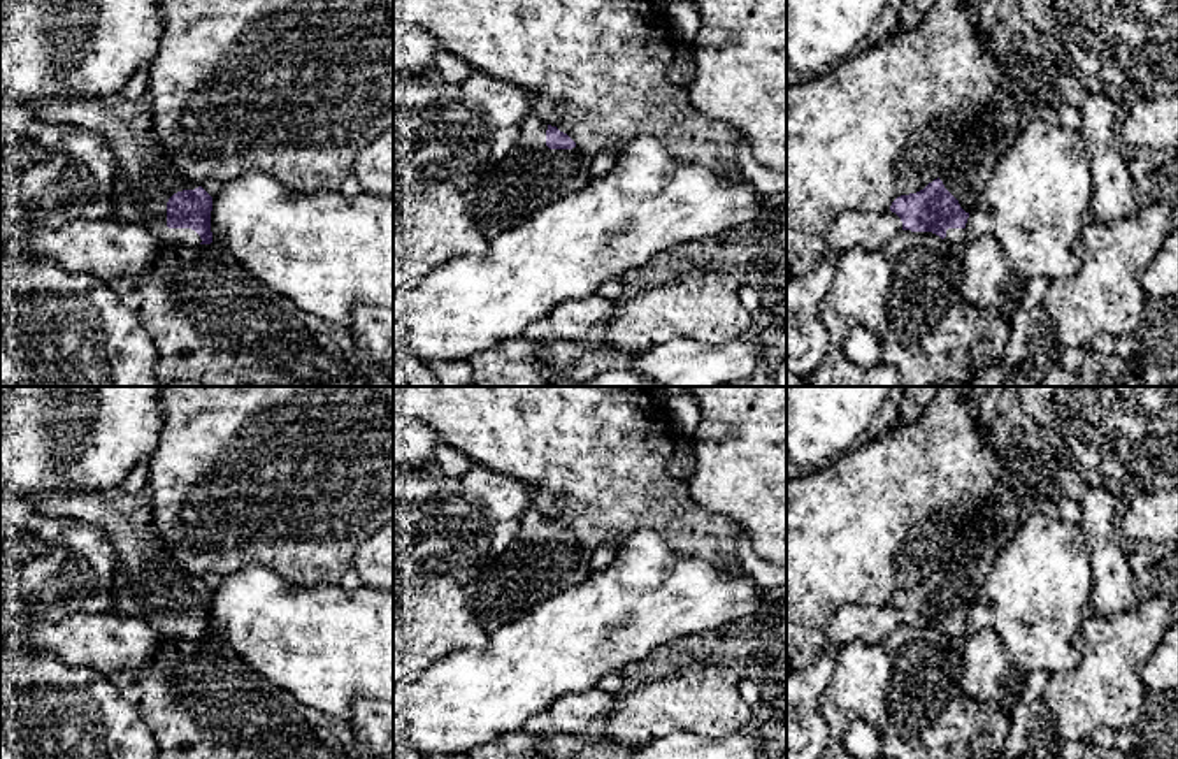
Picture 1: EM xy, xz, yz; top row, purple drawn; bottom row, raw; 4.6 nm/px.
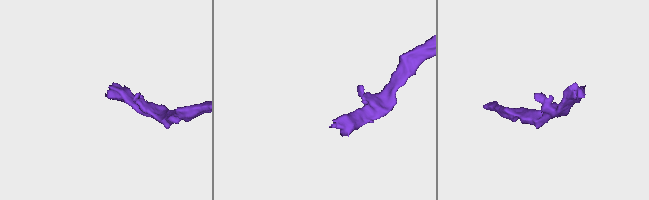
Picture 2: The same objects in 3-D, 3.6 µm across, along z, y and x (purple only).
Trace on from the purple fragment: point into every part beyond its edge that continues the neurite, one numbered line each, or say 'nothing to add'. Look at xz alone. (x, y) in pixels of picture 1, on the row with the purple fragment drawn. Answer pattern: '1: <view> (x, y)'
1: xz (531, 176)

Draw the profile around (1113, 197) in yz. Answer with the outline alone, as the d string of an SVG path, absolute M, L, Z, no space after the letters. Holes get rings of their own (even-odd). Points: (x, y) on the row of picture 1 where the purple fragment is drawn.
M1092 86L1080 107L1081 128L1090 155L1094 193L1088 220L1110 223L1131 218L1139 207L1134 181L1122 156L1118 123L1124 109L1099 86Z

